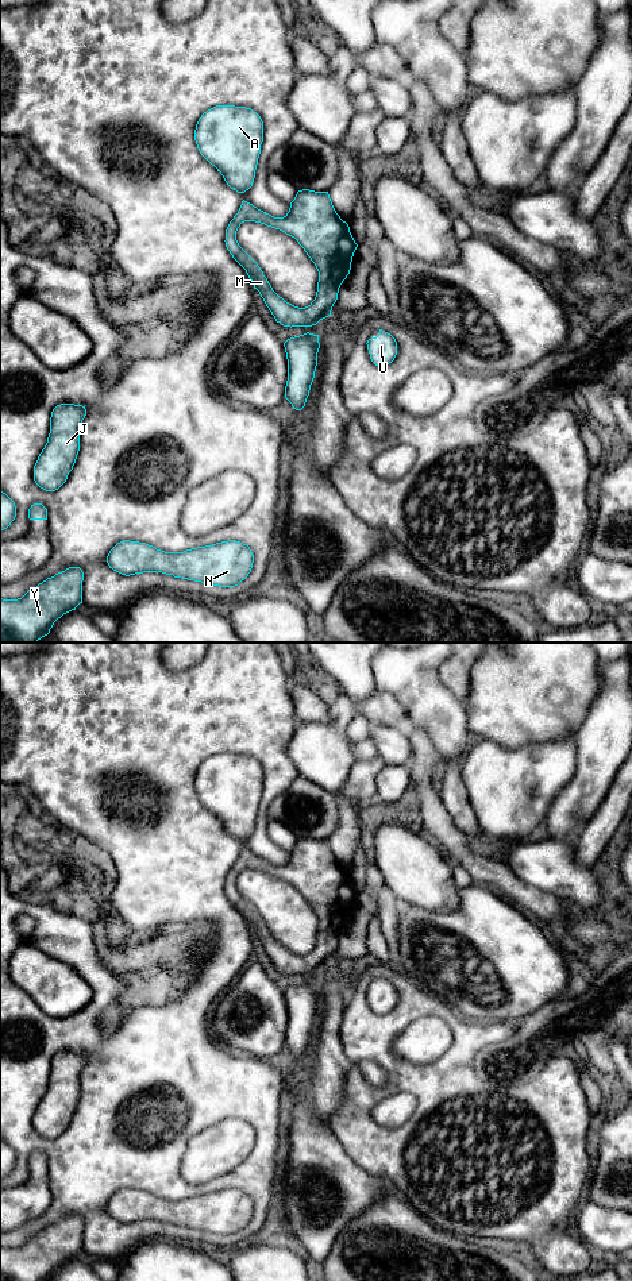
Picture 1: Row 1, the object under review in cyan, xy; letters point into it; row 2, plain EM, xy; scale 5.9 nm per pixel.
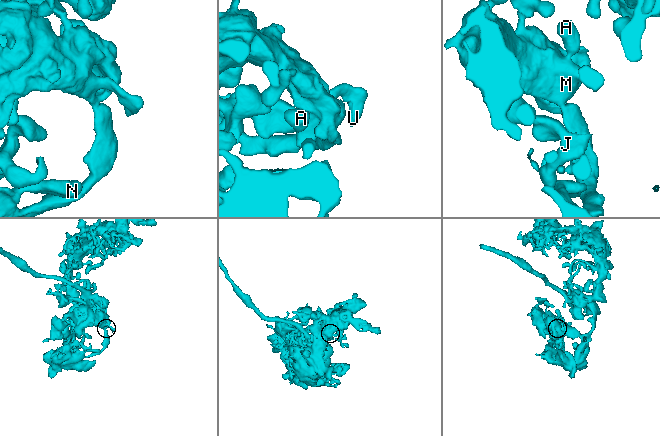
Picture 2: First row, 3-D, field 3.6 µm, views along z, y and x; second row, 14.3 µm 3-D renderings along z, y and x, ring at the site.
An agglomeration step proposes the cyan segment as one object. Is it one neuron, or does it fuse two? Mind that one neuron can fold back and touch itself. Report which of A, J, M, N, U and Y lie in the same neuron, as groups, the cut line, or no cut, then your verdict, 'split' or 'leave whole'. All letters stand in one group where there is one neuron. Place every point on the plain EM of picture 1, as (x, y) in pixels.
A J M N U Y; no cut; leave whole

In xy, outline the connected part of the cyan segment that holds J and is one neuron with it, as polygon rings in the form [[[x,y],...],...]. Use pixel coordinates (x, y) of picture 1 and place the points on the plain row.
[[[61,1052],[53,1057],[47,1091],[34,1114],[34,1128],[41,1137],[55,1139],[66,1130],[80,1099],[80,1073],[85,1064],[86,1057],[82,1053]]]

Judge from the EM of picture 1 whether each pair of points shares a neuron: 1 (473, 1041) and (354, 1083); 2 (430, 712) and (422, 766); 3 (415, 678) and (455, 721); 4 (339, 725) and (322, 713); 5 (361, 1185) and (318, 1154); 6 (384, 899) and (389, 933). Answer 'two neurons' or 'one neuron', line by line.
1: one neuron
2: two neurons
3: one neuron
4: two neurons
5: one neuron
6: one neuron

